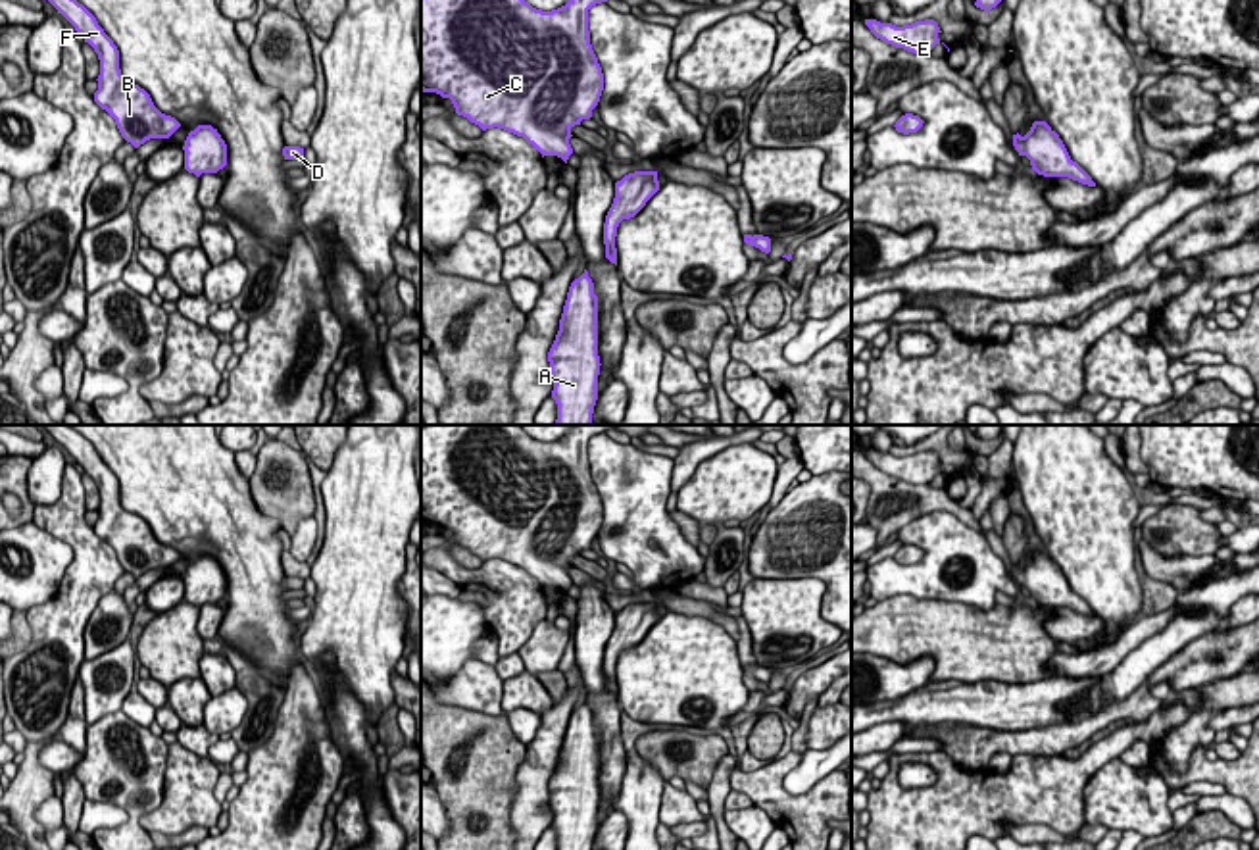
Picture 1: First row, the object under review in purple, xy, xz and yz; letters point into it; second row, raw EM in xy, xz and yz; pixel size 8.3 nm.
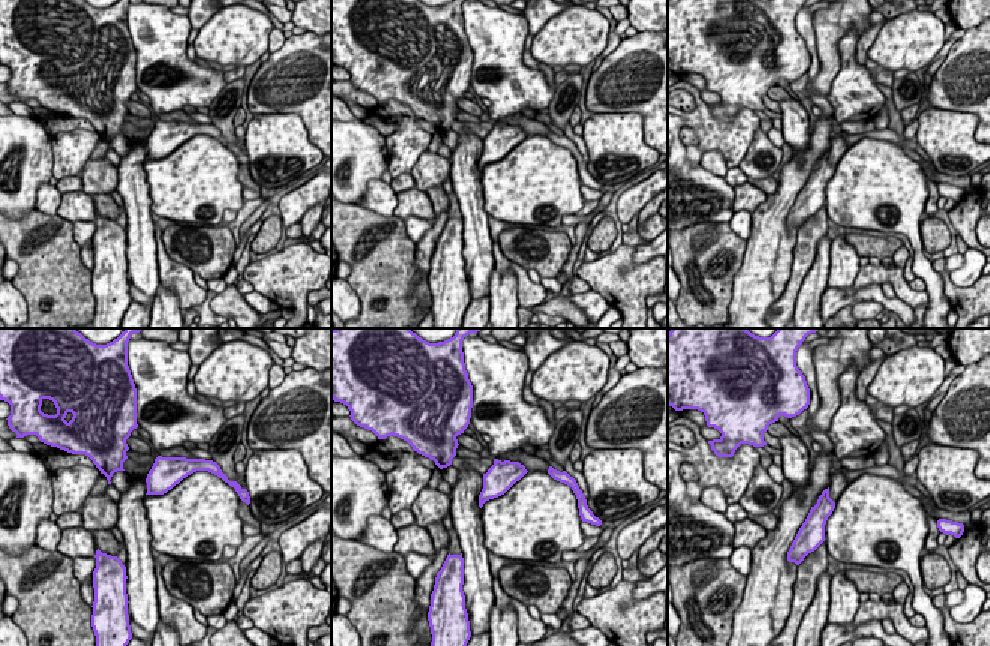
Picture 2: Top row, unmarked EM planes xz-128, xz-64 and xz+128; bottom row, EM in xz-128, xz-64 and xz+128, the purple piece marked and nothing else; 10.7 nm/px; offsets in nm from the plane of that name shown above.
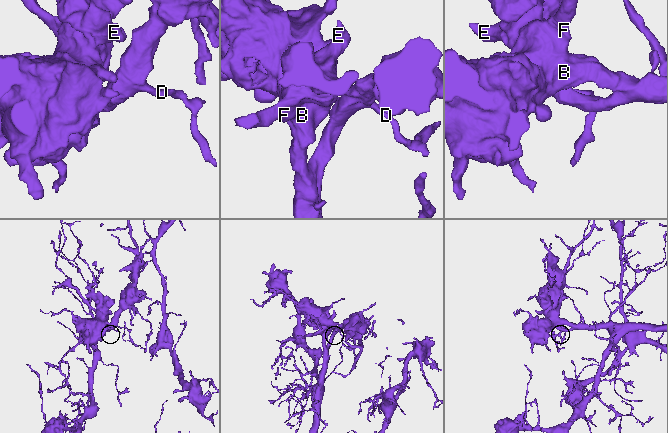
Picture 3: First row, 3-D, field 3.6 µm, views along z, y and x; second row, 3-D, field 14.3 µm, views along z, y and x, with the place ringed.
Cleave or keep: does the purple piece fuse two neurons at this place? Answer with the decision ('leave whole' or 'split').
leave whole

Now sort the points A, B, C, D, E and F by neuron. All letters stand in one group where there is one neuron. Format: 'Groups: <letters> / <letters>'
Groups: A B C D E F

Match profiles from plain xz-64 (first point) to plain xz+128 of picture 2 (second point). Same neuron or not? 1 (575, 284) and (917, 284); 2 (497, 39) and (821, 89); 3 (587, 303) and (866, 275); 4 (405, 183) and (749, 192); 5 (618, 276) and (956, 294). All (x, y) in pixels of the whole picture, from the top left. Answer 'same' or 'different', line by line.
1: same
2: different
3: same
4: different
5: same

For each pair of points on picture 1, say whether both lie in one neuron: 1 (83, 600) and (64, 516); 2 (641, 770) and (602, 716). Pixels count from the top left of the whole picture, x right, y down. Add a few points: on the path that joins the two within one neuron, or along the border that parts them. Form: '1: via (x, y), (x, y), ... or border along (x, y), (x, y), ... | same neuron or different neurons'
1: via (83, 579), (81, 537) | same neuron
2: border along (629, 752), (617, 797) | different neurons

